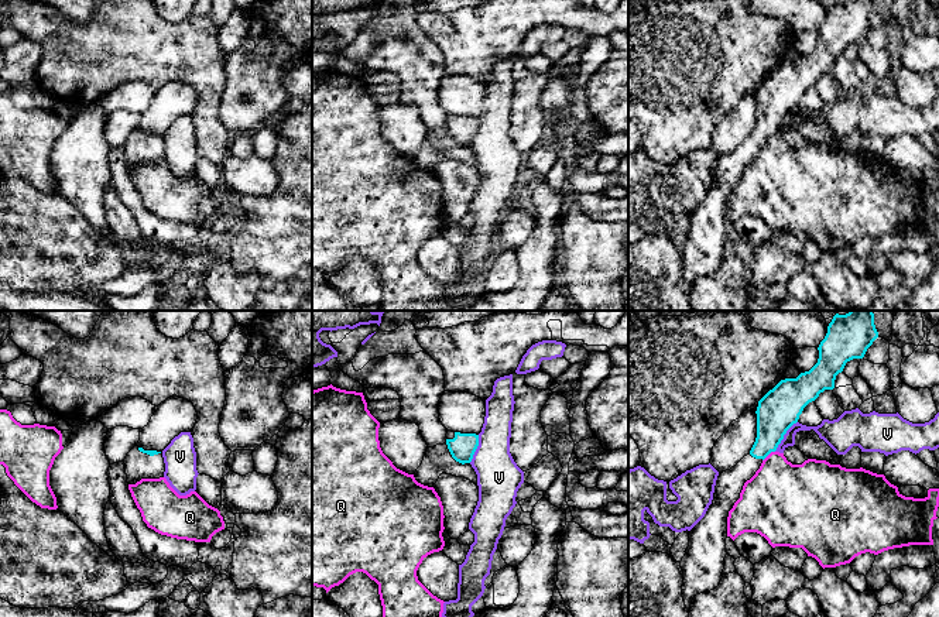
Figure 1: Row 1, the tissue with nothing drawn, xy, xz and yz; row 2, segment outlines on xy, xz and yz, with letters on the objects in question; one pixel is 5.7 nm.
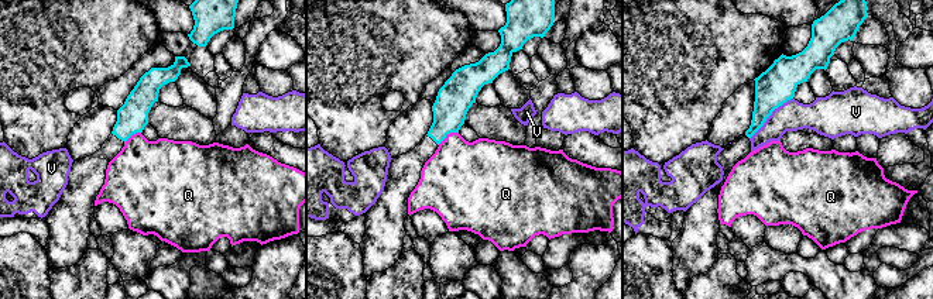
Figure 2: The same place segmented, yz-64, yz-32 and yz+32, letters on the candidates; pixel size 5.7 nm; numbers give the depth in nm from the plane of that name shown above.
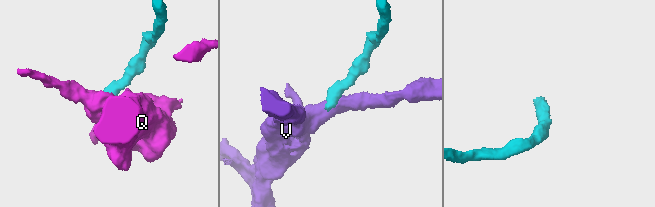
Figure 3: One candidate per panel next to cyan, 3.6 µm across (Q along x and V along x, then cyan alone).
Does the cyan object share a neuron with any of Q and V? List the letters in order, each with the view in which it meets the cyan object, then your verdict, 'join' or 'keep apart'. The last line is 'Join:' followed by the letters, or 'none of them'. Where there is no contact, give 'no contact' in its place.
Q: meets cyan in yz; keep apart
V: meets cyan in yz; keep apart
Join: none of them

